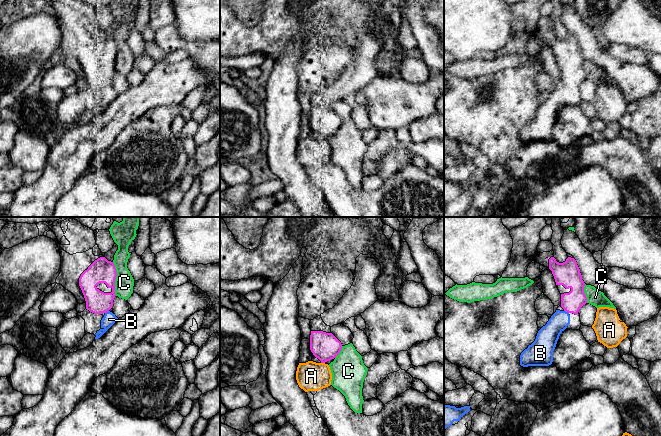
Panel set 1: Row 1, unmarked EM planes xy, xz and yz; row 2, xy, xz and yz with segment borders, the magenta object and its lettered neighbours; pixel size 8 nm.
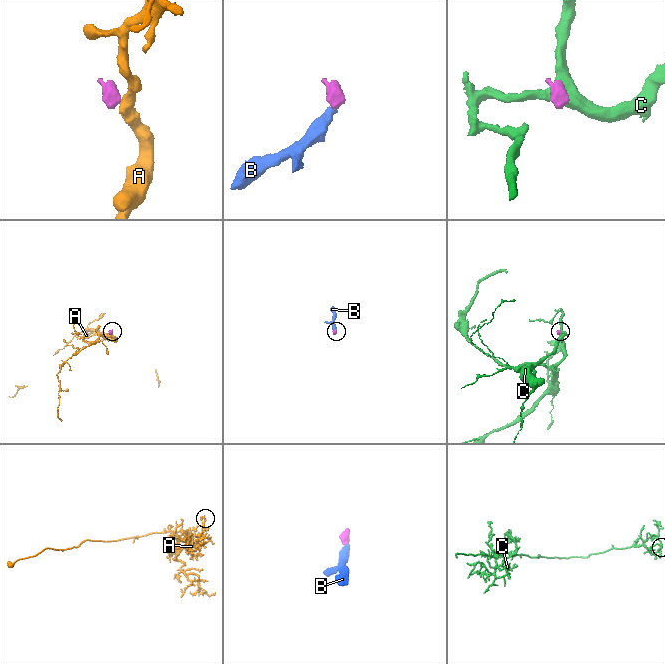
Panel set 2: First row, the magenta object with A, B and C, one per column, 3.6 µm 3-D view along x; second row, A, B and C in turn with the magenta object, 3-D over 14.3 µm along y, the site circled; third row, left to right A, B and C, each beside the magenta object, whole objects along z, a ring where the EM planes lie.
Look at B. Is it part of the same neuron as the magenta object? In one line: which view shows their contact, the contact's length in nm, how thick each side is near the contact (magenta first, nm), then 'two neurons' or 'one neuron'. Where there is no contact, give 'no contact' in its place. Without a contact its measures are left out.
yz | 50 nm | 170/170 nm | one neuron

